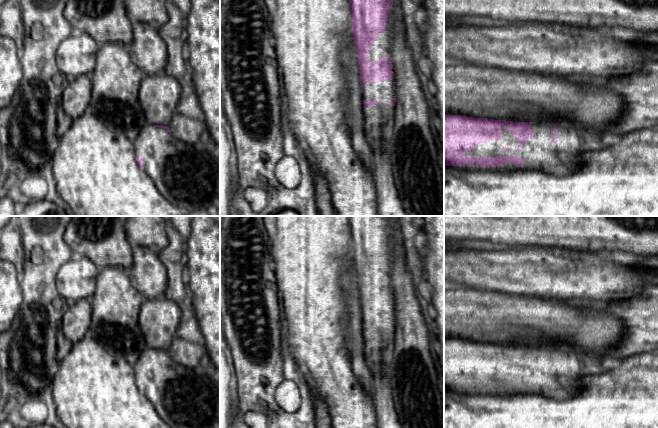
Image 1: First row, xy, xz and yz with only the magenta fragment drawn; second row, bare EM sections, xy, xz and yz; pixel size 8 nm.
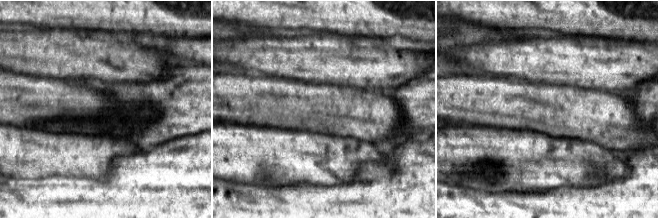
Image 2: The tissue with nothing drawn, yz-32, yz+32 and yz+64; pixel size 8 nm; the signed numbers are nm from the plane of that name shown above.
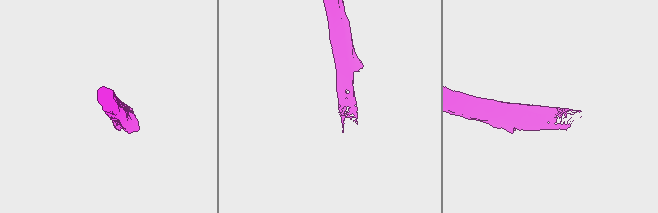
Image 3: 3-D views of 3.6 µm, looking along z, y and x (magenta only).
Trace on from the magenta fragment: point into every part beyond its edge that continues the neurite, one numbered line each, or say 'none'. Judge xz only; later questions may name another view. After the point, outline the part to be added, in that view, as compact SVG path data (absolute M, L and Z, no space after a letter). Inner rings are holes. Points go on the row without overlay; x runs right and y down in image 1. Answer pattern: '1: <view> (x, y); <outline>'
1: xz (381, 272); M388 238L388 245L384 257L378 259L371 274L368 277L370 285L378 285L380 282L388 282L390 277L390 266L392 262L392 250L390 246L390 239Z

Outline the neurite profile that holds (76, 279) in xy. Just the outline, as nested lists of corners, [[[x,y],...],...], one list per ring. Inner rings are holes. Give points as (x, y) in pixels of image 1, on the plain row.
[[[87,257],[72,258],[57,272],[56,285],[67,303],[91,299],[96,289],[96,265]]]

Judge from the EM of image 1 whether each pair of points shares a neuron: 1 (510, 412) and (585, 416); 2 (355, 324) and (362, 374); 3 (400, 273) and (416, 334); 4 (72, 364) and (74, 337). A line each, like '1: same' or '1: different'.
1: same
2: same
3: same
4: different

